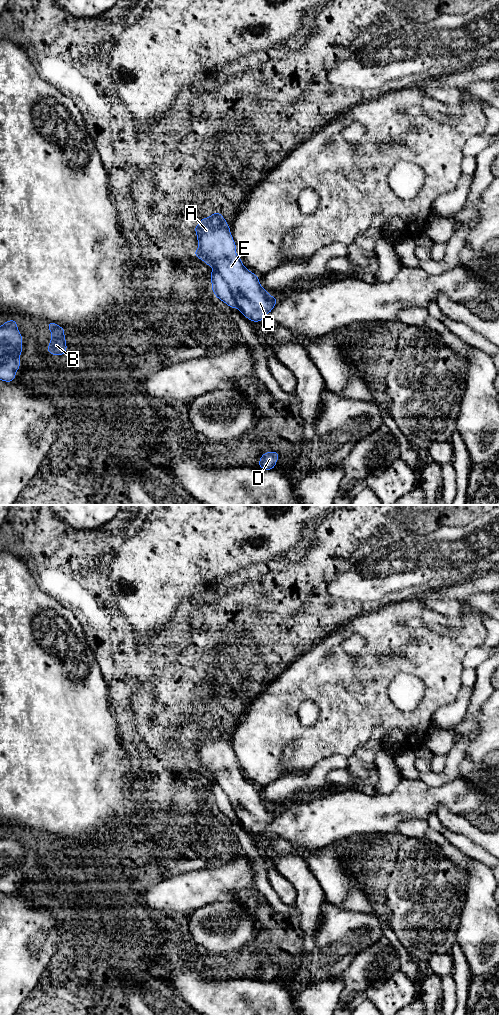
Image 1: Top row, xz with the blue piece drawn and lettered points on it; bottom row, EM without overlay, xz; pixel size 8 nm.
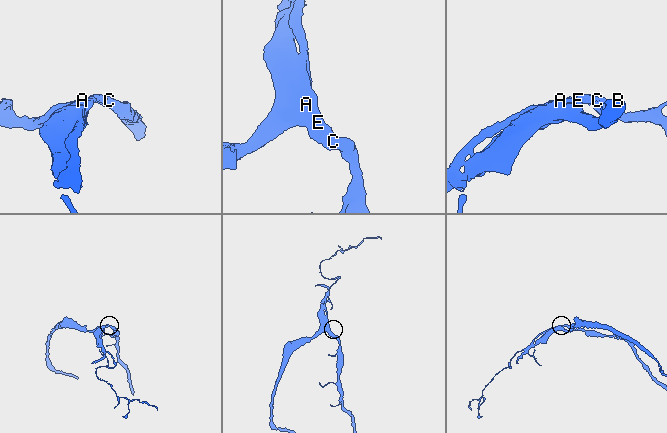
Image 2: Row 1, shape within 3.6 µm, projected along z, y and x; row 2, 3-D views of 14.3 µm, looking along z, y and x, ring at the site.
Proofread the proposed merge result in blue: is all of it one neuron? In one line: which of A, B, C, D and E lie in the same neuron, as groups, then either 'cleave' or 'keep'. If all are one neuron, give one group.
A C D E / B; cleave

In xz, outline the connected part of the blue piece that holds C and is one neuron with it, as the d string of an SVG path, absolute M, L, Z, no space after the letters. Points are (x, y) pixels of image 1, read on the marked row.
M216 211L214 214L210 215L208 218L200 219L198 225L194 228L197 234L197 241L199 244L199 250L203 254L206 260L208 260L214 268L220 273L220 275L229 284L233 294L236 298L236 306L239 311L252 322L262 321L268 313L270 313L274 306L276 305L278 299L271 296L259 283L259 277L252 273L250 270L246 269L243 262L239 256L236 256L237 252L236 244L230 232L230 227L226 222L225 217Z

